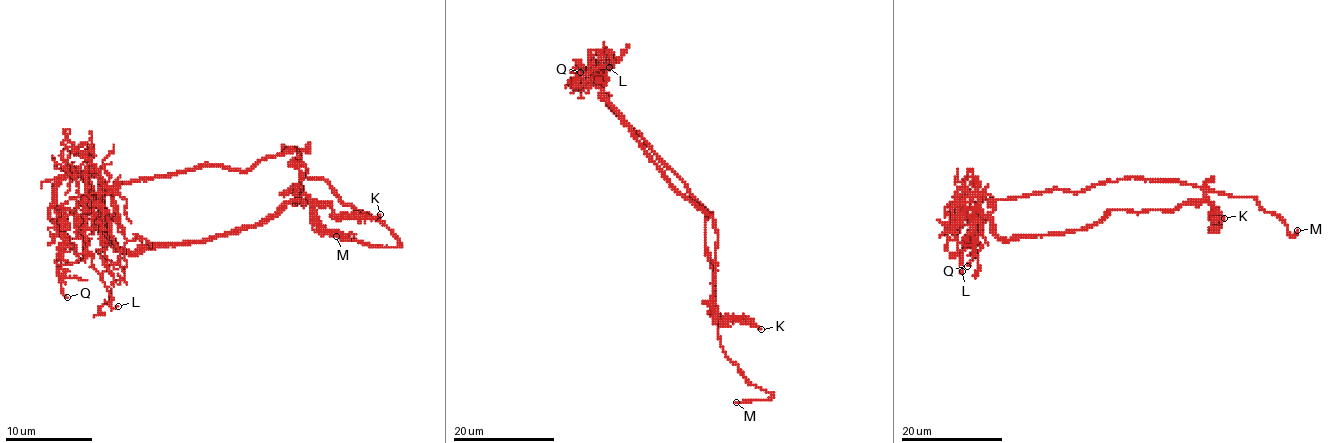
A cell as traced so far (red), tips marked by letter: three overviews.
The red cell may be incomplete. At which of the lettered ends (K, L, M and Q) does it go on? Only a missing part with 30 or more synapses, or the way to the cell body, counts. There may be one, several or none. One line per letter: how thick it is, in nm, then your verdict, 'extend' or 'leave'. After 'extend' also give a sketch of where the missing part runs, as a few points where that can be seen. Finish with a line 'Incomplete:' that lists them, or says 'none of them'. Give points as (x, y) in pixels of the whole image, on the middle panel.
K: calibre 170 nm; leave
L: calibre 130 nm; leave
M: calibre 100 nm; extend; course (736, 402), (726, 402), (723, 408)
Q: calibre 120 nm; leave
Incomplete: M

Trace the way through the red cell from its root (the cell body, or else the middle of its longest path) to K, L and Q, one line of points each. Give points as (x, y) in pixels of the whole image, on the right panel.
K: (1098, 183), (1132, 177), (1179, 180), (1199, 186), (1214, 208), (1214, 218), (1224, 218)
L: (1098, 183), (991, 200), (987, 214), (974, 209), (962, 271)
Q: (1098, 183), (991, 200), (987, 214), (981, 195), (967, 266)

